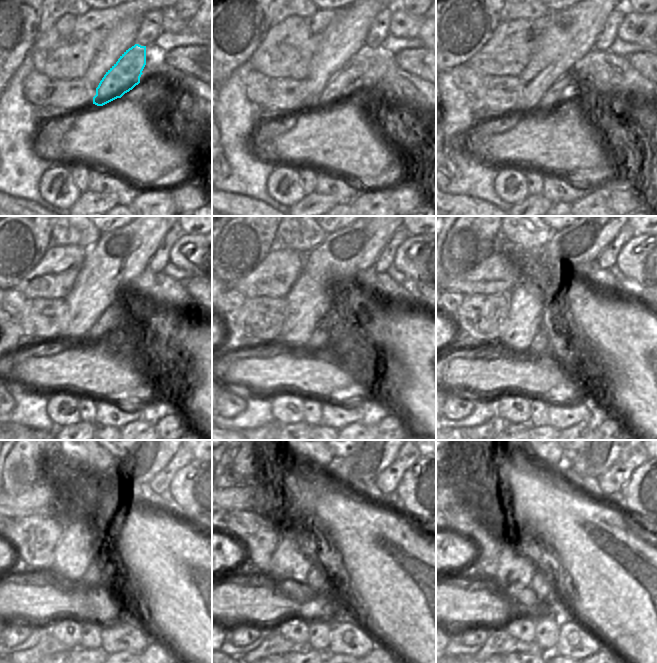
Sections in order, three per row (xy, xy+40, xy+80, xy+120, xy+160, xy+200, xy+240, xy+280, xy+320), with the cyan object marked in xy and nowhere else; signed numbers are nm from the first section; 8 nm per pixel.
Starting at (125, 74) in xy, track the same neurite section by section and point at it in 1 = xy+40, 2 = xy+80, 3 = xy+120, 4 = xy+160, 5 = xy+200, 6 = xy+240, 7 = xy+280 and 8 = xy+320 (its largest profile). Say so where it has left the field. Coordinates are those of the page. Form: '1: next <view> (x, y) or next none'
1: next xy+40 (349, 78)
2: next xy+80 (565, 88)
3: next xy+120 (97, 335)
4: next xy+160 (322, 334)
5: next xy+200 (540, 347)
6: next xy+240 (92, 579)
7: next xy+280 (316, 583)
8: next xy+320 (540, 598)

